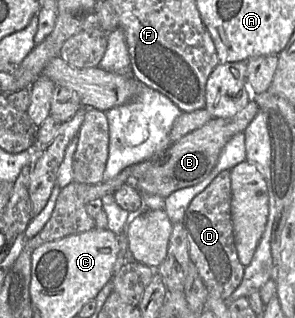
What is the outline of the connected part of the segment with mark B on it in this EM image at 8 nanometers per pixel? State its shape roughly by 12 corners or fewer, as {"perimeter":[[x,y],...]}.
{"perimeter":[[260,108],[212,118],[155,157],[134,186],[168,197],[204,180]]}

